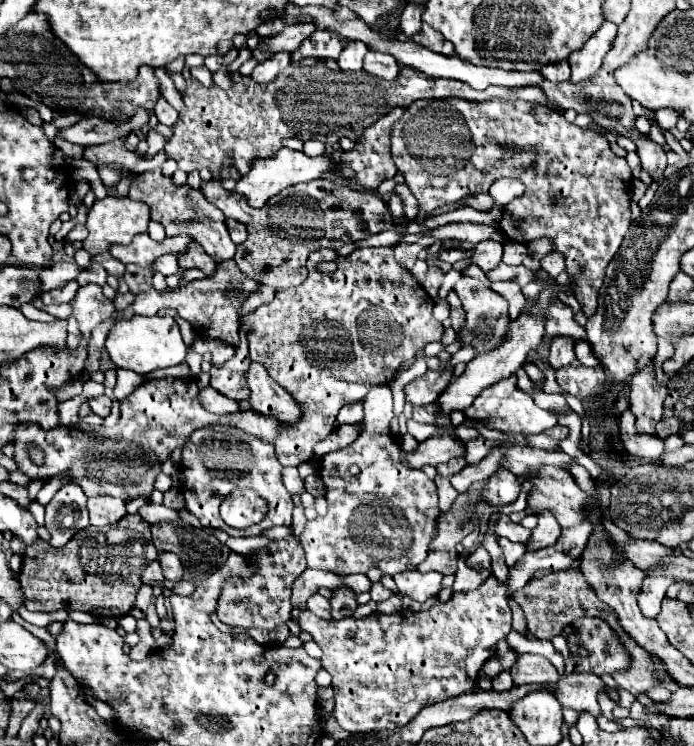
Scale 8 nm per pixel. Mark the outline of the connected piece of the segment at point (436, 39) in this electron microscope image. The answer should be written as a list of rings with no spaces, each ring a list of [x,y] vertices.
[[[422,24],[422,30],[420,30],[420,34],[414,38],[418,44],[422,44],[422,46],[426,46],[428,50],[432,50],[432,52],[438,52],[438,54],[444,54],[444,56],[452,56],[454,54],[454,46],[452,44],[444,44],[446,40],[442,38],[442,34],[438,34],[438,32],[434,32],[430,26],[426,26],[426,24]]]

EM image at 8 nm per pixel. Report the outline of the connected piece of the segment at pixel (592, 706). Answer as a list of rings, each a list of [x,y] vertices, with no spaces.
[[[572,672],[572,674],[560,676],[560,682],[556,684],[552,694],[560,700],[564,708],[570,708],[576,712],[586,710],[598,718],[602,716],[602,710],[598,704],[600,692],[606,692],[606,688],[598,676]]]

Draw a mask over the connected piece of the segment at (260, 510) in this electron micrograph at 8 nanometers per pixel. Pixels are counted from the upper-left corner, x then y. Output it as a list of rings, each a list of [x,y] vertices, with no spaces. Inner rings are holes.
[[[236,488],[230,496],[222,500],[220,514],[222,520],[232,528],[248,528],[258,524],[268,510],[268,502],[258,498],[250,488]]]

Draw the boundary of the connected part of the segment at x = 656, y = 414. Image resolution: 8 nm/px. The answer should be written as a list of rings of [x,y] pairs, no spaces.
[[[646,366],[630,380],[630,410],[636,416],[636,428],[640,434],[656,436],[656,424],[664,414],[666,386],[658,386],[654,380],[654,368]]]

